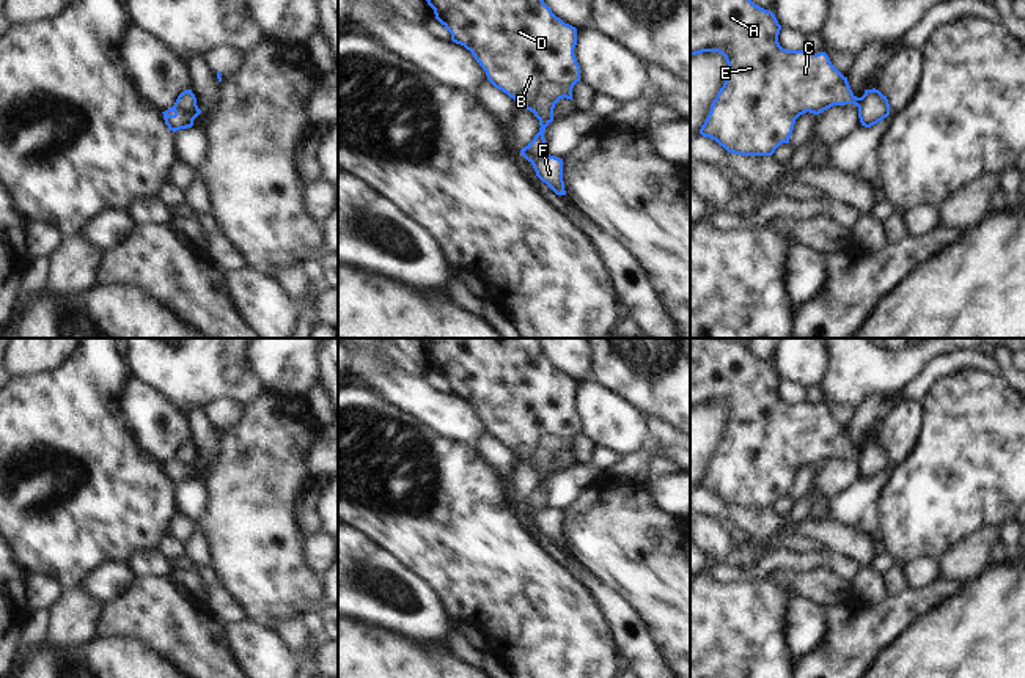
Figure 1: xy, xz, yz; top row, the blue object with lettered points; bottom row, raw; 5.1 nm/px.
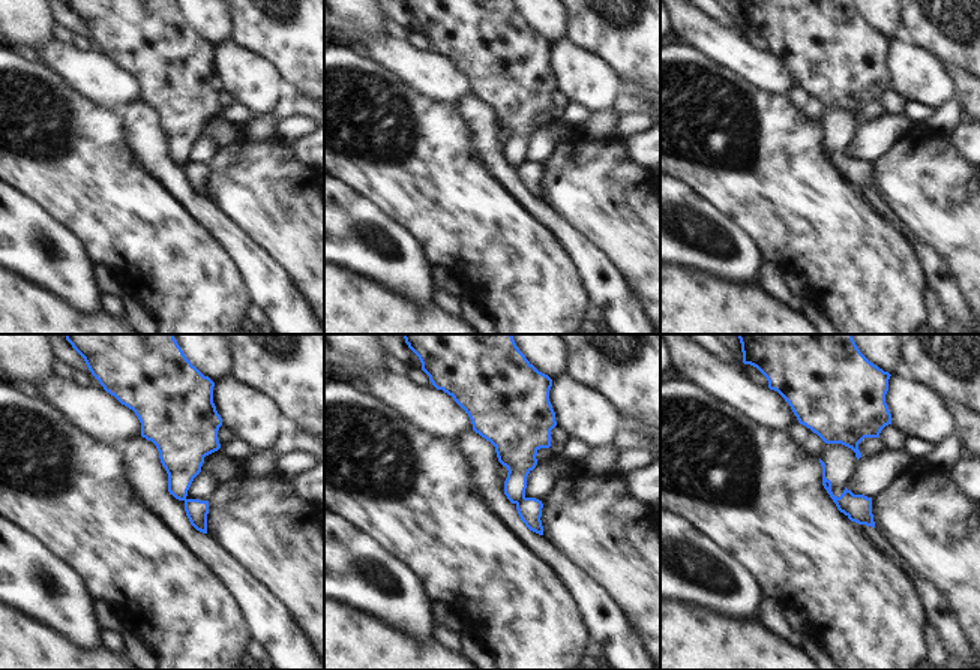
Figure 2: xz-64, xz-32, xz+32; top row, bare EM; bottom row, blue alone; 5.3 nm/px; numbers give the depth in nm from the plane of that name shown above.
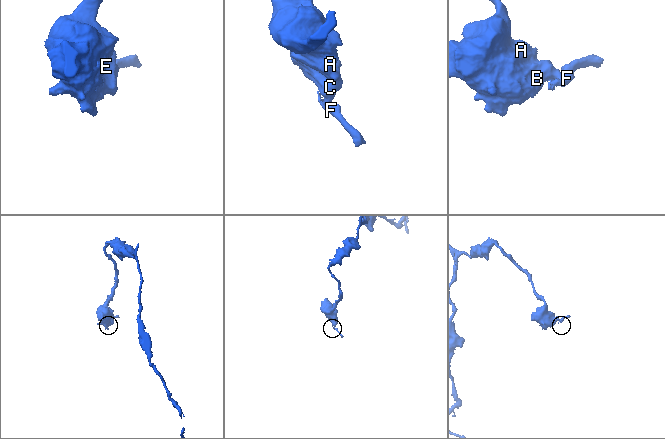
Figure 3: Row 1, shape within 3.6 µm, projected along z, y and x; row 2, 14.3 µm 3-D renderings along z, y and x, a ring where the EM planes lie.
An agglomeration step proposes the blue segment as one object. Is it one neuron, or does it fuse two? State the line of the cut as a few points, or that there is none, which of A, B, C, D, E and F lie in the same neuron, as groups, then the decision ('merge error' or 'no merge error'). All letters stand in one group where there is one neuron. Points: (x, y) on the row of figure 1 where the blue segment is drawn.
cut in xz along (525, 147), (533, 158), (546, 154); A B C D E / F; merge error

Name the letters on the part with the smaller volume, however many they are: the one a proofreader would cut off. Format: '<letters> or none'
F

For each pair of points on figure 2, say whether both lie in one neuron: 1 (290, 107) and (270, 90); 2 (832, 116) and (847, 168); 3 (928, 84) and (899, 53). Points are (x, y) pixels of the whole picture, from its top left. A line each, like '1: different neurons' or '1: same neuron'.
1: different neurons
2: same neuron
3: same neuron

